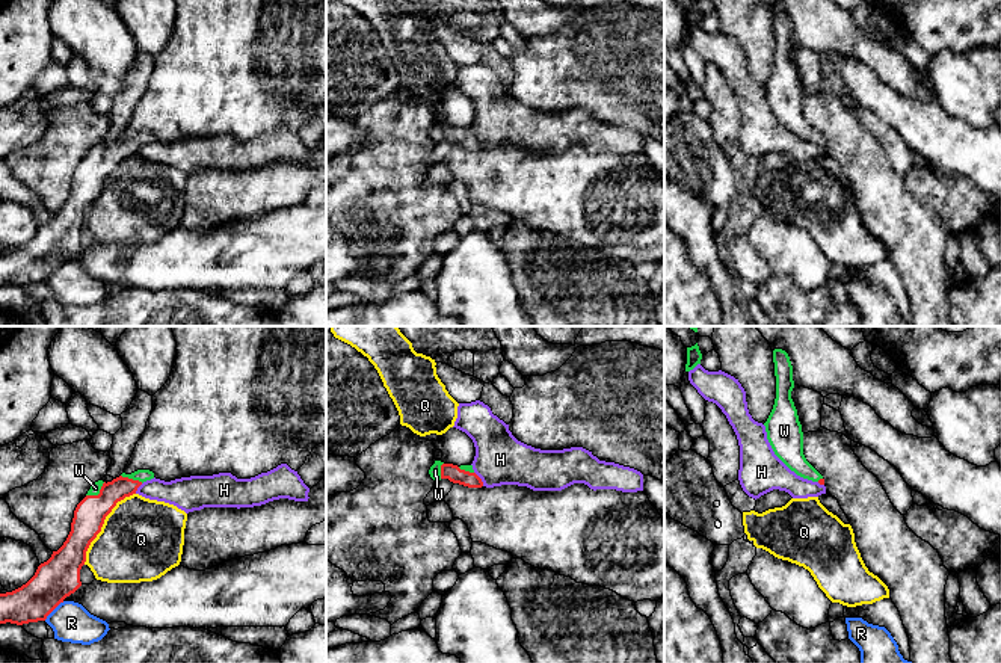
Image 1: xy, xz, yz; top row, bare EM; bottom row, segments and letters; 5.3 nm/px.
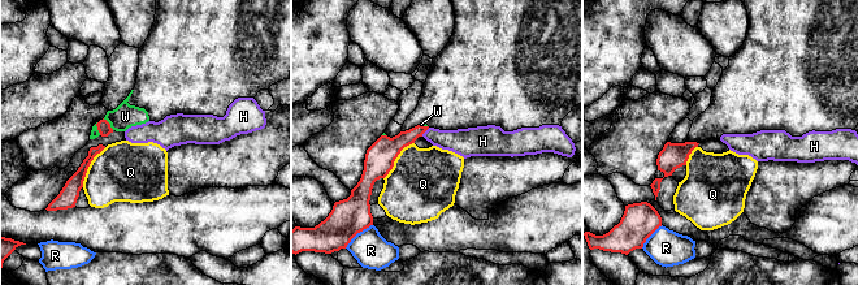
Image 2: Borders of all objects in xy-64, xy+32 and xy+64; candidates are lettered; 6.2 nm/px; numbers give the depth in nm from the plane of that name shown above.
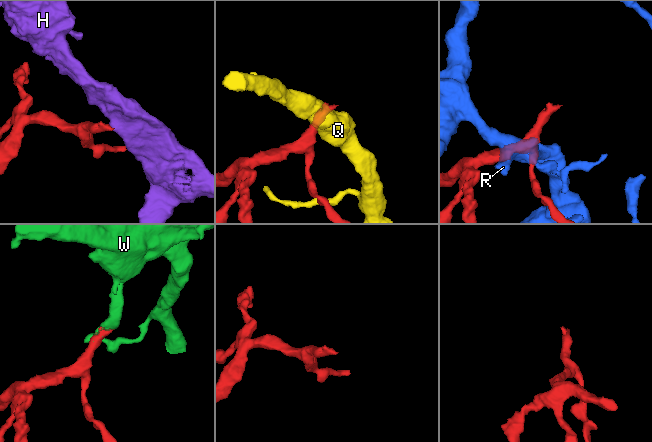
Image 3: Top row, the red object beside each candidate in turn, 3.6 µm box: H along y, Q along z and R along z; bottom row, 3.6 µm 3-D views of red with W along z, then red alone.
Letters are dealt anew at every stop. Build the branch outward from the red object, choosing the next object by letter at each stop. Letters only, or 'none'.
W

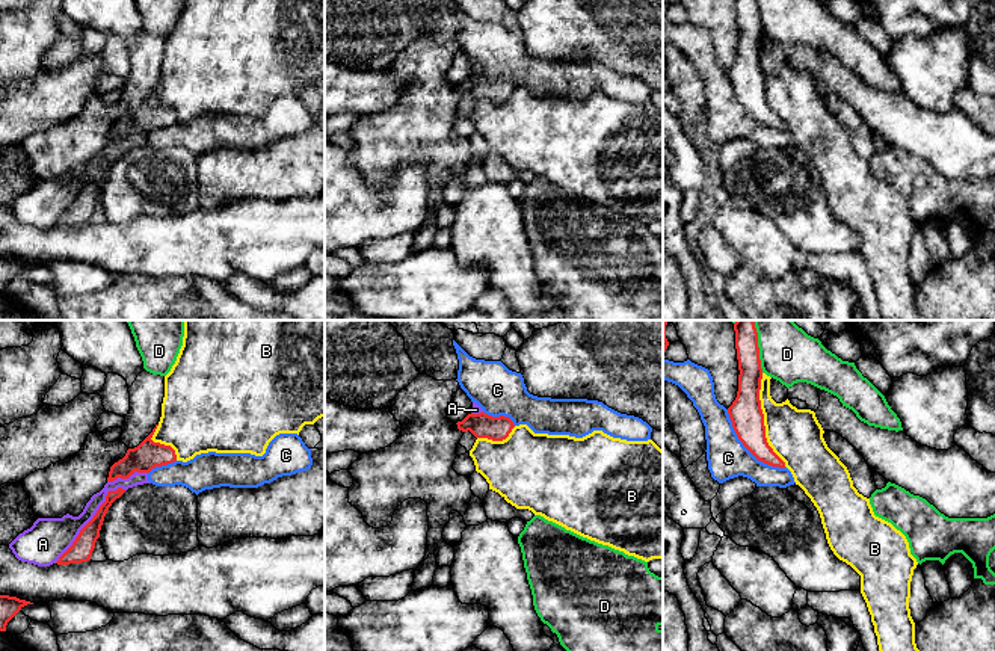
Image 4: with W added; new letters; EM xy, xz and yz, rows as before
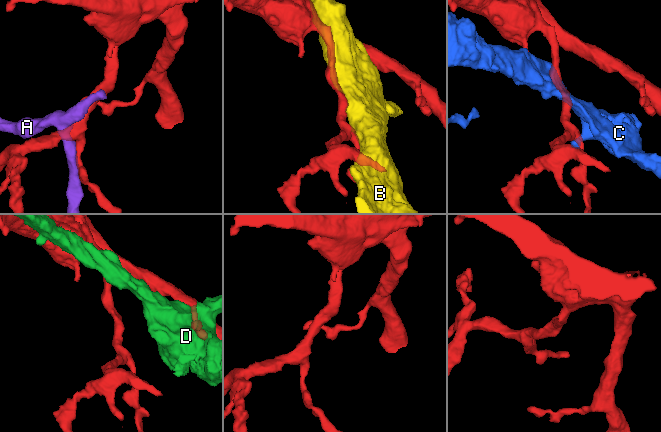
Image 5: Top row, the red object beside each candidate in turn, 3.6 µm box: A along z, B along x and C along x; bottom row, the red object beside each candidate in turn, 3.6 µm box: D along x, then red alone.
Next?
none

